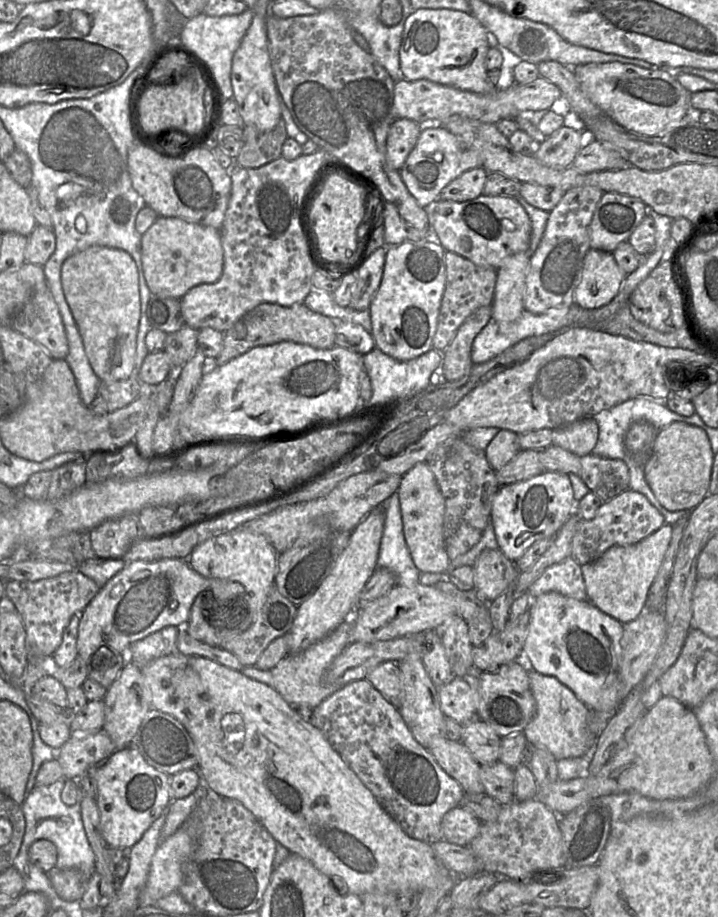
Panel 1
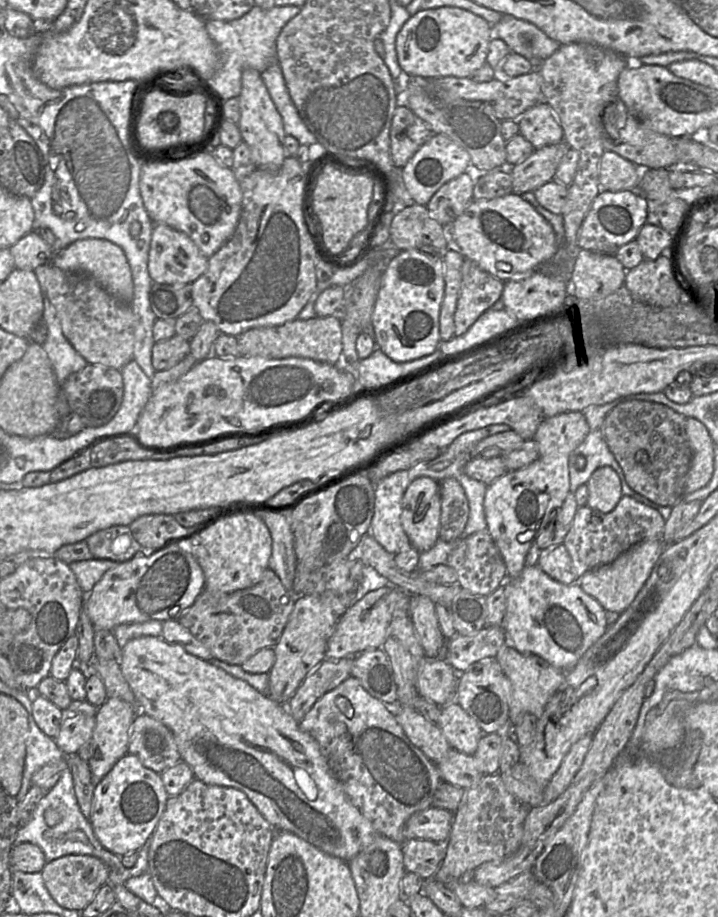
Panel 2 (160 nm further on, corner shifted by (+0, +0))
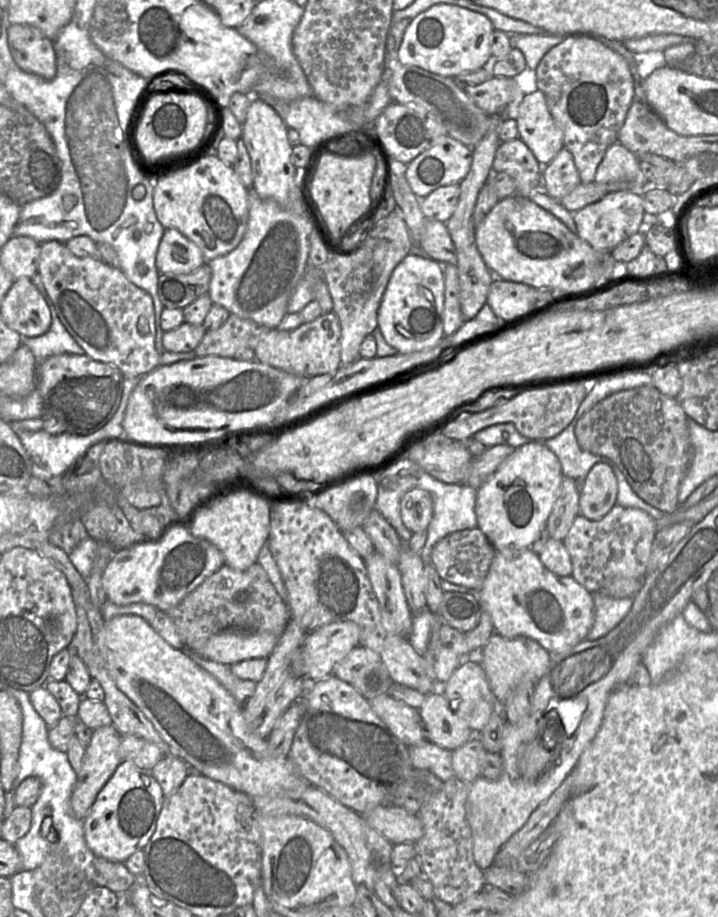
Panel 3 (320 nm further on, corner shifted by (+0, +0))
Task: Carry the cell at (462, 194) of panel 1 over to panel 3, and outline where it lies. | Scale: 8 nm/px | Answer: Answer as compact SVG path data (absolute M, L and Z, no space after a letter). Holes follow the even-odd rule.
M460 185L443 186L424 199L420 199L421 210L426 219L446 223L455 212L460 197Z

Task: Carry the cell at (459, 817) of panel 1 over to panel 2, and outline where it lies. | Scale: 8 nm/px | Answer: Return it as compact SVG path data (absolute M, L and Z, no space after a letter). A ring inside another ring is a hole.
M430 807L414 813L406 822L404 835L407 839L425 839L437 843L447 842L454 821L454 813Z

